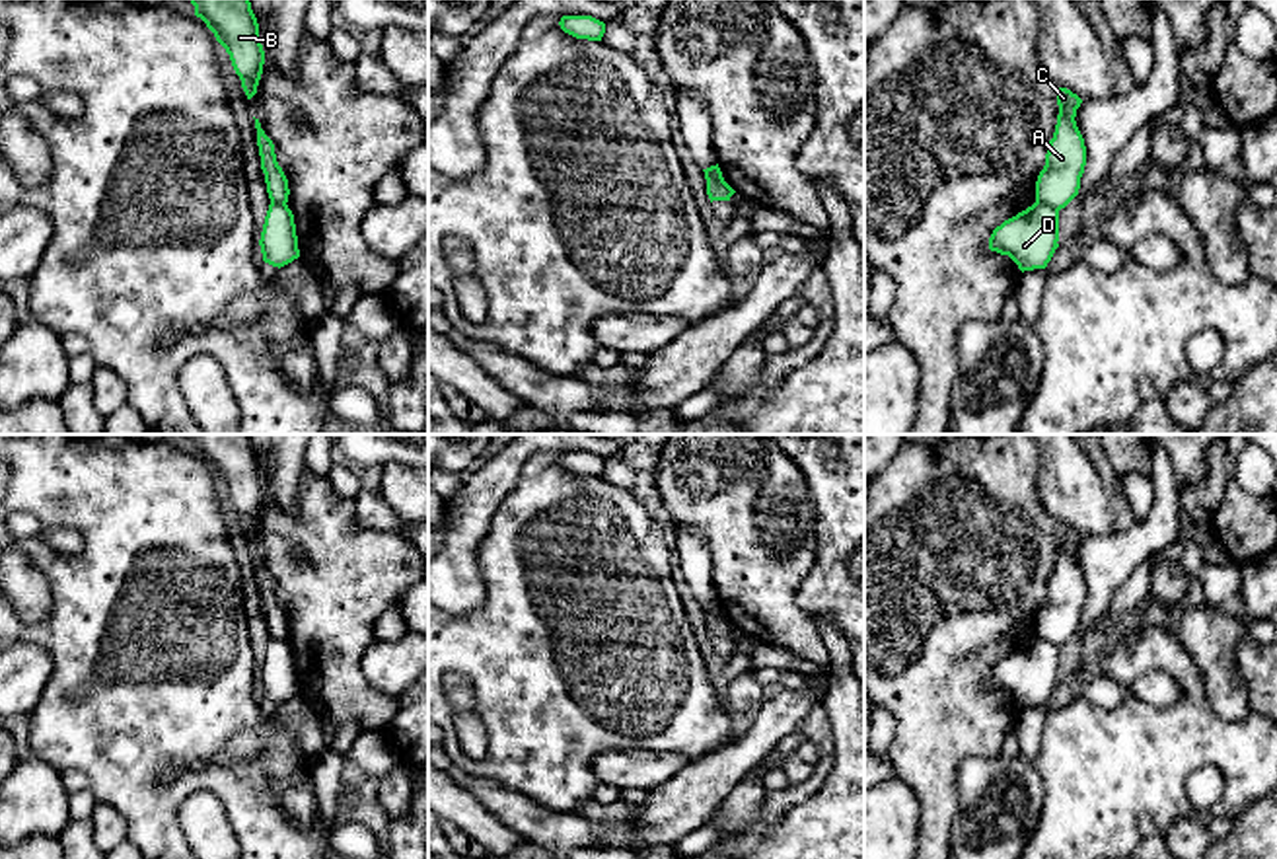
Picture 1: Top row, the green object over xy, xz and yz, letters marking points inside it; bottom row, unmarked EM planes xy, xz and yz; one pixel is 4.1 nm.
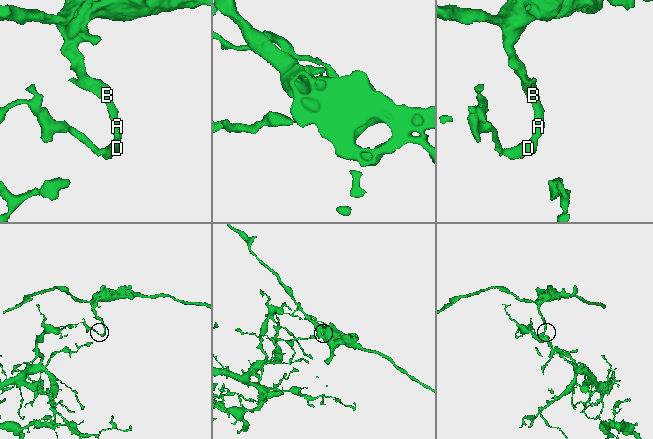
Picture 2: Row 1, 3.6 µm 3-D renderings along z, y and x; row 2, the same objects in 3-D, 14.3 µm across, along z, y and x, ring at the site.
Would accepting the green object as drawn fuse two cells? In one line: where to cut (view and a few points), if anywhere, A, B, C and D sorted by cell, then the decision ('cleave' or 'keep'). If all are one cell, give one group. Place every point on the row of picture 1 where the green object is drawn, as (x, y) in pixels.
cut yz (1036, 199), (1058, 211); groups A B C / D; cleave

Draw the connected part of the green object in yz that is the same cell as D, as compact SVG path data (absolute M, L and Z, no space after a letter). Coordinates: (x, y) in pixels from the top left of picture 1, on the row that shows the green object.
M1034 203L1016 216L997 226L989 249L1008 255L1018 269L1045 269L1059 247L1059 210Z

